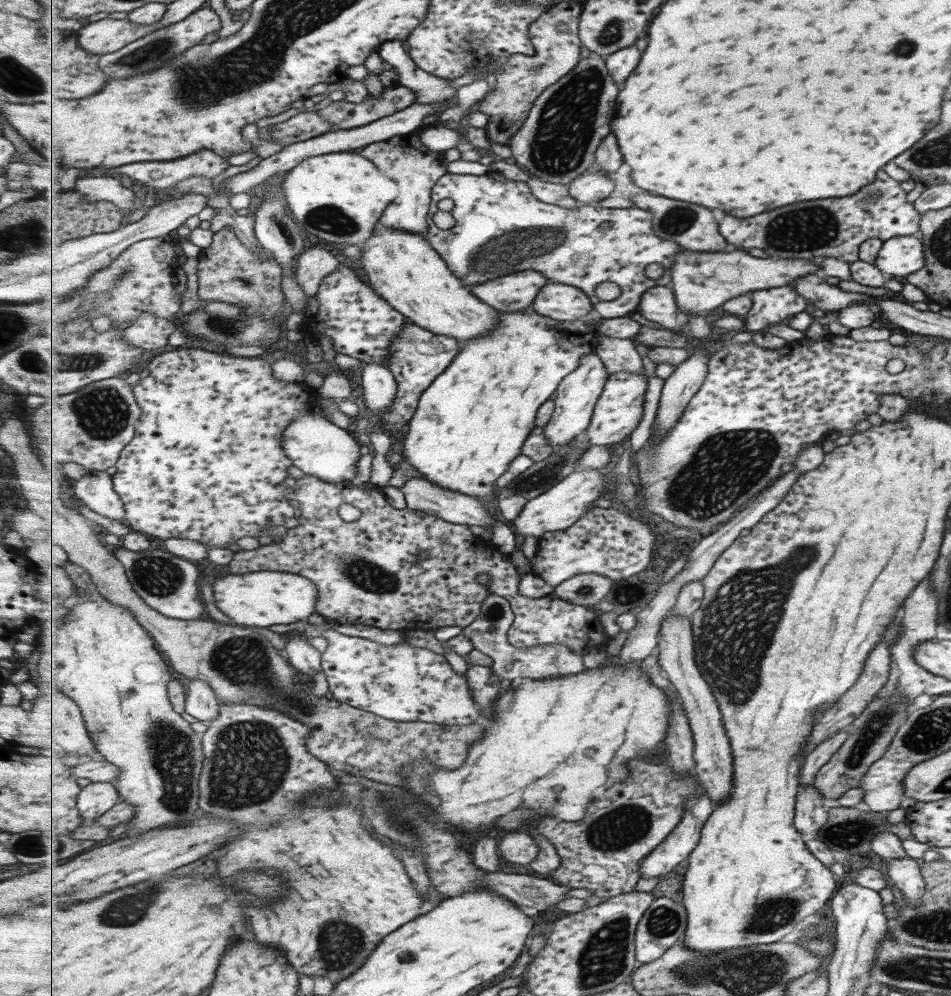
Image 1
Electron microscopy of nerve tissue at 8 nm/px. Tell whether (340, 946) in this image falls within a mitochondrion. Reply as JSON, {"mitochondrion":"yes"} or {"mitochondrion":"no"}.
{"mitochondrion":"yes"}

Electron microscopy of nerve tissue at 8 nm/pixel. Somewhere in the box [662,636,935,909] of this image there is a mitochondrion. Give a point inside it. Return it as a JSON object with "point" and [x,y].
{"point":[879,722]}

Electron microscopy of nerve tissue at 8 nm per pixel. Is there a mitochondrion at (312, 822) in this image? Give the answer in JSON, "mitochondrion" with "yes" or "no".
{"mitochondrion":"no"}

